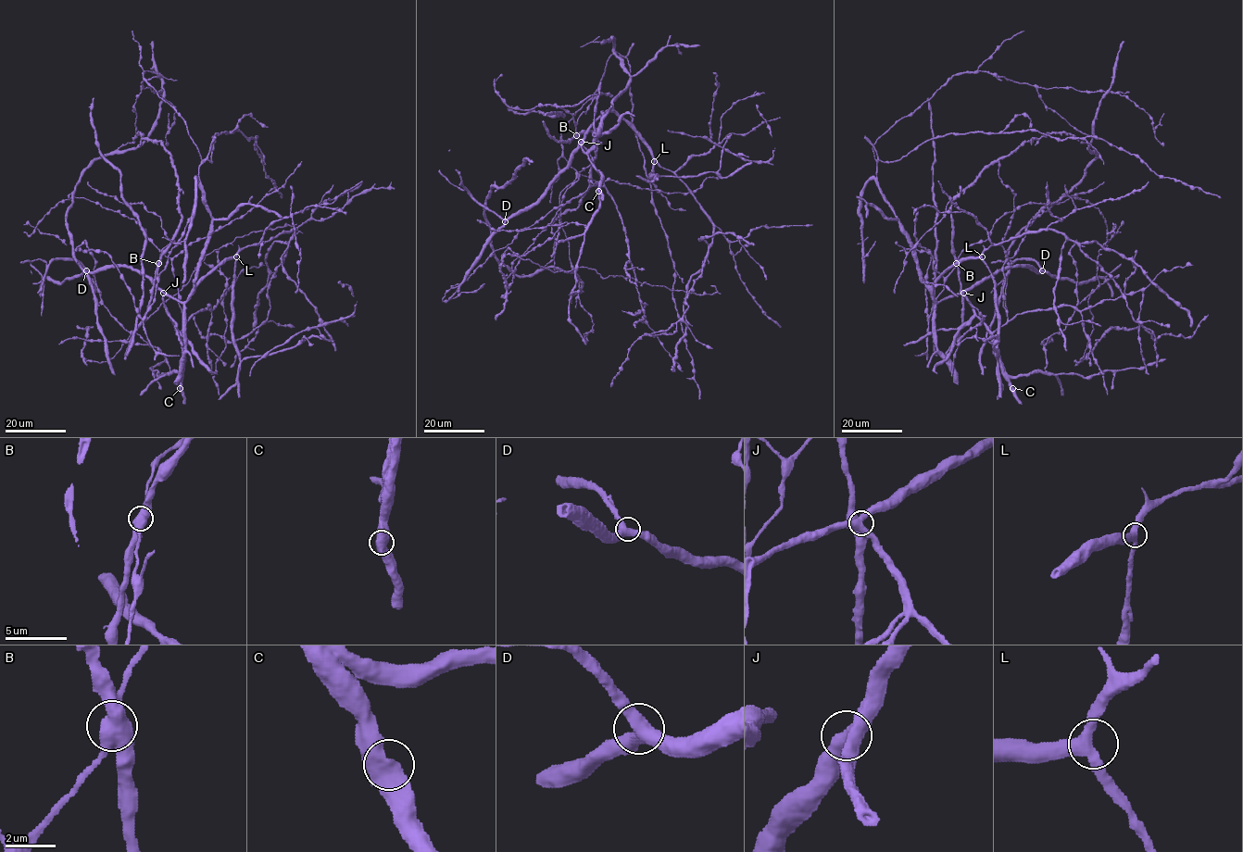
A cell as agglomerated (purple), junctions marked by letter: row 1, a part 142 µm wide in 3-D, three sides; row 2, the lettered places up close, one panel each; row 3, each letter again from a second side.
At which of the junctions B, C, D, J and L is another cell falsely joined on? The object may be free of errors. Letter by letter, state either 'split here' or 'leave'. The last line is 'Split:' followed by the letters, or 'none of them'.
B: leave
C: leave
D: leave
J: leave
L: leave
Split: none of them

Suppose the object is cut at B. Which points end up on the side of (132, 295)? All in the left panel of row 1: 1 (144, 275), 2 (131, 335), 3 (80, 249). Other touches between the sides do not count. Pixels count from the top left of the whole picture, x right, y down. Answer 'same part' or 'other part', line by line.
1: other part
2: other part
3: same part

